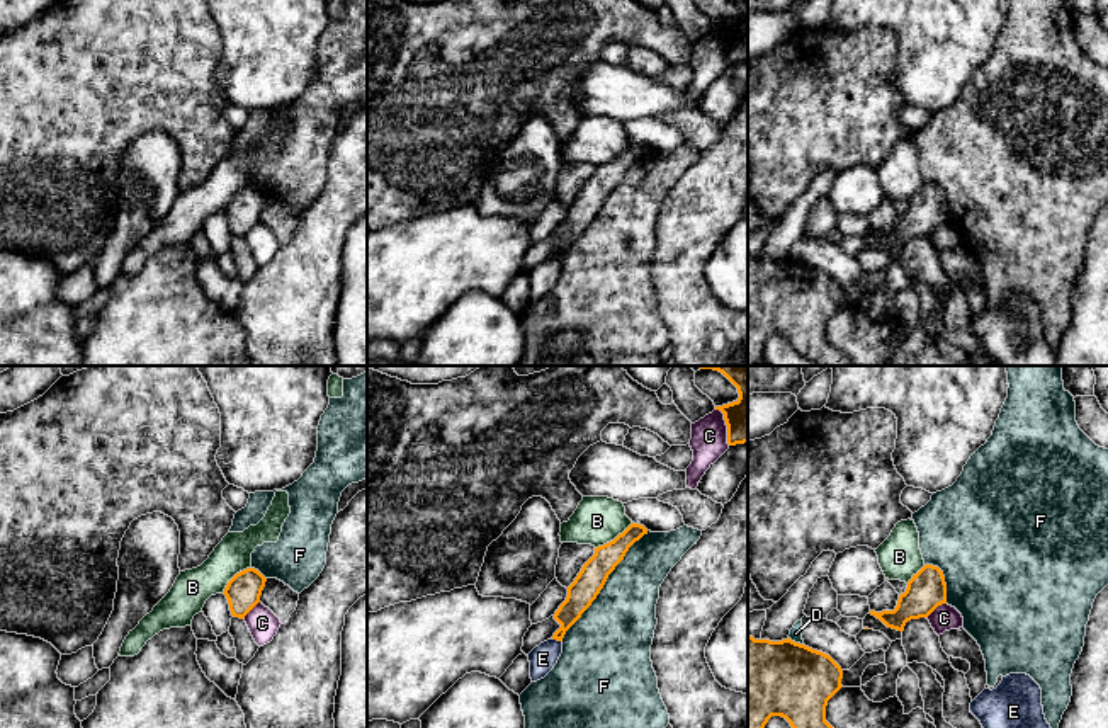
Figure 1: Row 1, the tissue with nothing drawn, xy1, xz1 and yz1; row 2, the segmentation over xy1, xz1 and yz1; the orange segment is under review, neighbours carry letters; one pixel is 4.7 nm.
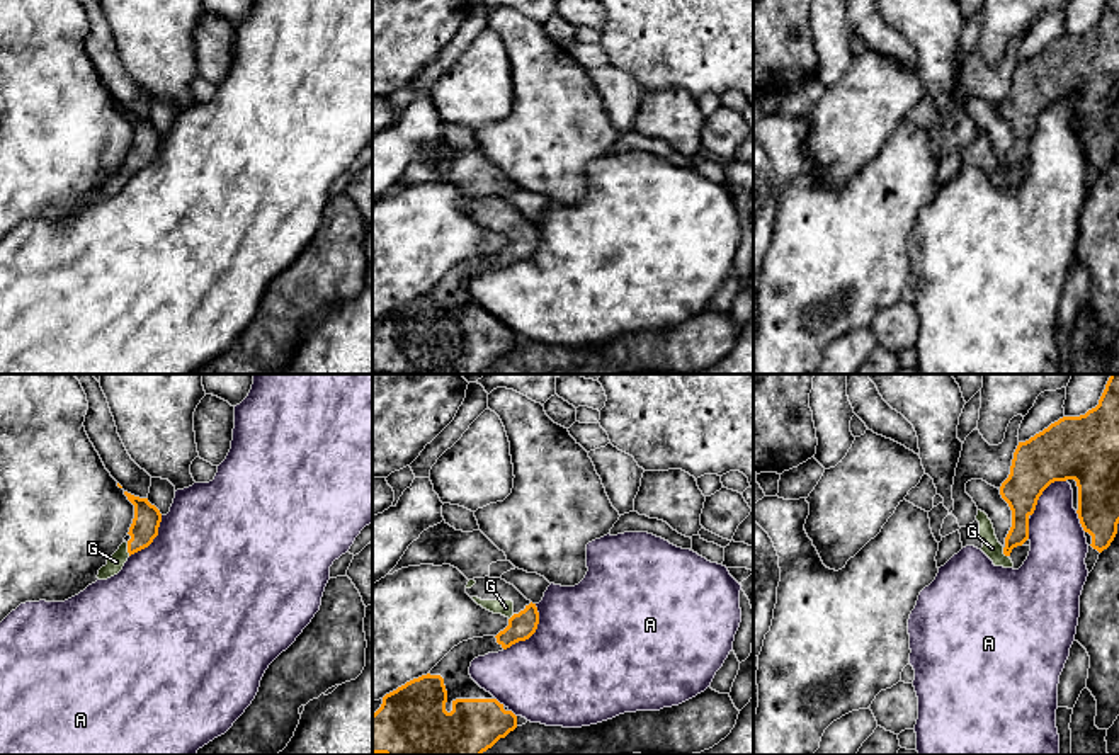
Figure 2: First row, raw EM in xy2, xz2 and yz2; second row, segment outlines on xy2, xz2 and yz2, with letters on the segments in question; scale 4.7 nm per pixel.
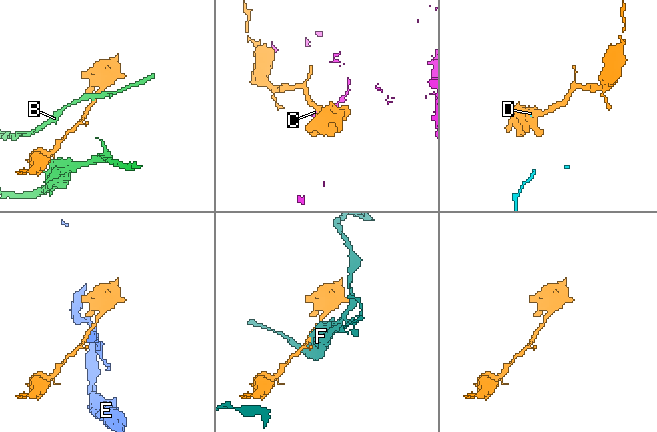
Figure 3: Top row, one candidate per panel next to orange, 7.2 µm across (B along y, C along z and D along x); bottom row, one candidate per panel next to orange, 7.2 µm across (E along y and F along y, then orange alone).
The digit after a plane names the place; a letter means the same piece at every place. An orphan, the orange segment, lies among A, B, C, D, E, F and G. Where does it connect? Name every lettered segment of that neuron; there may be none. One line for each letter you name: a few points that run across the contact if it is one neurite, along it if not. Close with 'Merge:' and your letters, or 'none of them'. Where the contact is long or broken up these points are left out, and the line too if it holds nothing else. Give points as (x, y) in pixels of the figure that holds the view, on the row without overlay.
G: line xy2 (147, 138), (142, 155), (128, 169), (116, 181)
Merge: G

